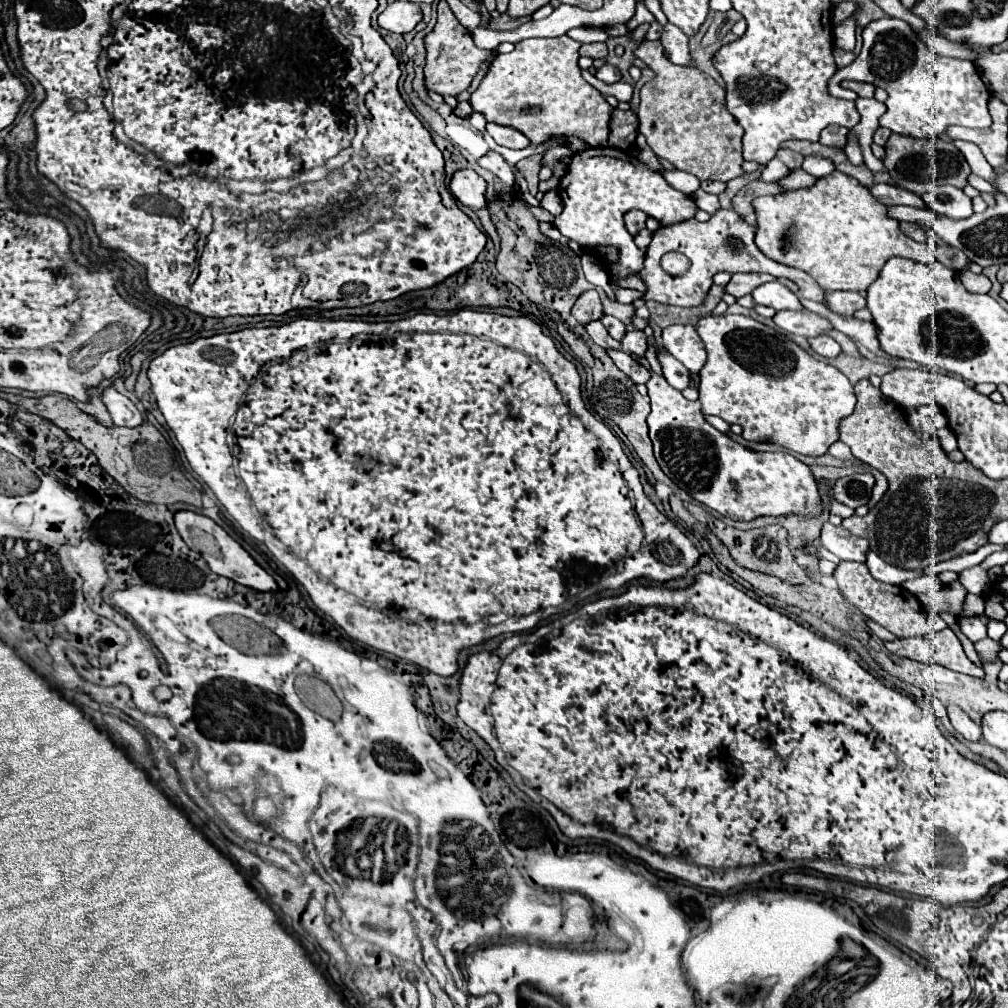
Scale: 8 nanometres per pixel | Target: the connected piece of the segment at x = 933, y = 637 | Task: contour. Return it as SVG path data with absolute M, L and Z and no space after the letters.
M944 628L924 638L902 638L894 642L884 642L884 646L892 654L898 654L910 660L918 660L926 664L940 664L954 672L984 678L984 668L970 662L970 658L962 650L962 644L952 628Z

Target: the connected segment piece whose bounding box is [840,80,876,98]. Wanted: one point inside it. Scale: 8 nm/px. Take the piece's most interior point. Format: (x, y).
(862, 89)

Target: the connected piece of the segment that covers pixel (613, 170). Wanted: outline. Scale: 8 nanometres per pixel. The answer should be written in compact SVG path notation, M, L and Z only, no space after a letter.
M588 148L576 152L568 164L566 176L560 180L558 196L562 198L564 210L554 218L554 226L568 238L580 244L580 248L592 256L598 254L602 246L614 246L618 252L618 260L600 260L604 270L610 276L610 288L620 304L632 304L642 298L642 292L628 290L616 286L614 278L626 280L636 276L642 270L642 252L634 244L634 238L624 228L624 214L632 208L644 210L648 216L656 216L666 226L690 220L696 212L696 204L692 196L674 190L662 174L648 170L638 158L628 152L620 152L616 148Z

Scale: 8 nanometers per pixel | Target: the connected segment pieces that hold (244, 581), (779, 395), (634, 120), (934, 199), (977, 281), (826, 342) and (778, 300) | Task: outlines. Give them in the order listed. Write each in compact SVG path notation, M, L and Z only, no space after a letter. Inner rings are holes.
M178 510L178 512L174 514L174 524L176 524L176 530L180 532L182 540L188 544L188 548L200 552L202 558L208 562L208 566L210 566L212 572L216 572L216 574L220 574L220 576L226 576L226 578L230 578L230 580L242 584L242 586L260 590L260 592L274 592L274 590L278 590L274 578L272 578L270 574L266 574L266 572L254 562L254 558L252 558L232 536L228 536L214 520L210 520L208 516L196 514L196 512L190 512L190 510ZM192 528L194 528L194 530L202 530L202 532L200 532L200 534L202 534L202 540L196 536L198 532L192 532Z
M748 316L700 318L696 332L708 352L698 386L704 414L740 424L746 440L770 440L808 456L824 454L838 440L838 420L850 414L856 404L852 384L840 370L816 360L782 332Z
M614 110L610 120L610 144L618 146L620 150L628 150L638 136L638 116L634 110Z
M940 186L938 194L926 192L922 198L930 210L948 218L968 218L974 214L972 200L954 186Z
M970 270L960 272L960 282L966 286L968 292L976 292L976 294L986 294L992 286L984 274L972 274Z
M822 334L822 336L816 336L816 338L808 338L812 350L820 356L826 356L826 358L834 358L840 354L840 346L836 340L832 340L830 336Z
M778 280L760 284L758 288L754 288L752 298L756 304L772 306L774 310L796 310L796 312L806 310L800 304L800 298L794 292L790 292L786 286L782 286Z

